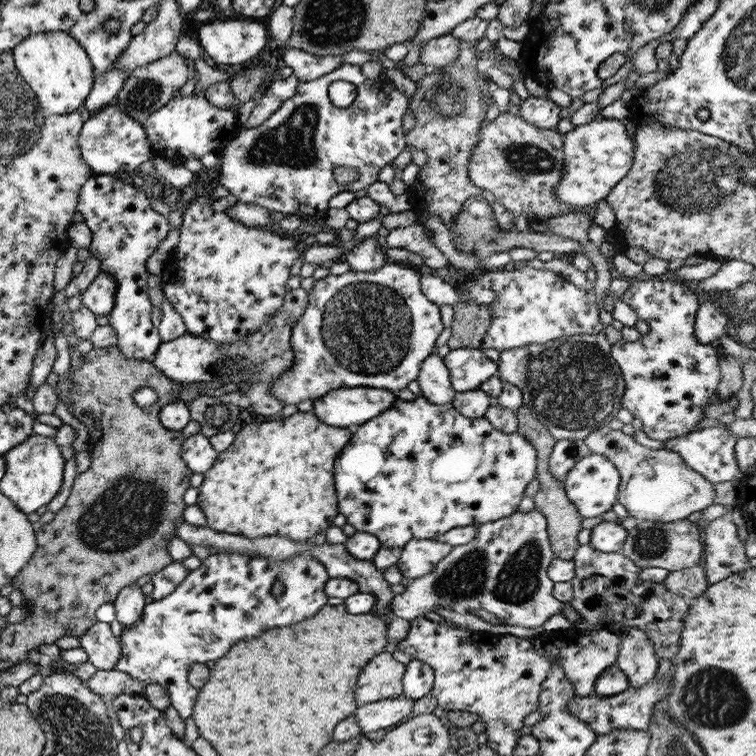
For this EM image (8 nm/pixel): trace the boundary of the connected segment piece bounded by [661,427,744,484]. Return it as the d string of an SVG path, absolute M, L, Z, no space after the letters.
M708 427L699 431L692 431L691 433L669 438L661 442L661 448L677 452L682 460L698 474L701 474L704 480L708 480L712 484L719 482L728 482L742 478L743 472L739 470L735 457L735 444L738 437L722 427Z

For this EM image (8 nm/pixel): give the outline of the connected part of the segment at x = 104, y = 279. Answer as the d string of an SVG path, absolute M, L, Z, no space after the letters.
M101 272L81 294L82 304L98 316L108 316L113 309L117 282L109 272Z

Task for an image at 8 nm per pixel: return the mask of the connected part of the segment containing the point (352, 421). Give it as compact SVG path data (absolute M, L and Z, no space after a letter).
M345 387L316 399L312 411L324 424L355 428L388 410L397 398L385 389Z

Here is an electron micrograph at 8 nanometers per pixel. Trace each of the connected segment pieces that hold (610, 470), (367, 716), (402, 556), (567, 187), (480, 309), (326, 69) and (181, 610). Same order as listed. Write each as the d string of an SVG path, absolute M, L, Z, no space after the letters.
M589 453L582 457L572 470L569 470L563 487L579 515L583 518L592 518L604 514L615 502L618 502L620 481L620 473L609 458L603 454Z
M402 694L393 699L380 699L358 705L355 710L356 724L362 734L397 727L412 712L414 703L414 699Z
M436 539L411 540L398 551L398 570L410 580L426 576L452 549L452 545Z
M595 120L580 127L576 126L568 134L563 134L564 166L562 171L562 182L556 186L556 199L571 206L573 210L592 209L598 202L606 199L612 188L622 181L628 174L634 160L634 146L636 146L635 135L632 138L627 134L622 120Z
M456 301L453 304L454 315L451 325L451 336L448 348L481 348L485 332L491 321L491 310L488 304Z
M284 48L283 52L283 60L293 68L293 75L301 82L312 81L340 68L345 64L343 57L316 56L297 48Z
M237 552L212 553L201 565L191 570L184 582L166 598L146 604L142 620L120 634L122 658L114 671L128 673L146 684L159 684L168 691L171 706L185 721L192 716L193 706L199 689L189 684L188 672L194 664L219 660L236 642L252 636L260 636L270 628L290 626L312 618L327 604L325 583L329 581L324 565L310 553L298 553L275 563L263 556L248 556Z

